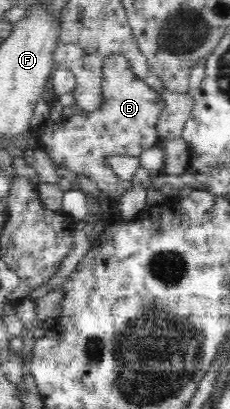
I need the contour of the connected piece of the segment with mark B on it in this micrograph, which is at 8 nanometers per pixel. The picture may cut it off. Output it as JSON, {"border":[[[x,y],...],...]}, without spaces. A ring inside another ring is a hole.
{"border":[[[118,54],[105,57],[101,81],[101,95],[103,95],[103,75],[107,75],[107,101],[103,103],[101,111],[83,111],[78,105],[73,105],[73,115],[63,127],[43,127],[35,130],[39,143],[43,143],[45,152],[56,166],[63,166],[68,170],[83,173],[91,178],[102,194],[109,198],[112,204],[118,201],[127,191],[131,191],[131,183],[117,178],[115,172],[106,164],[106,157],[110,155],[138,156],[144,149],[152,147],[159,141],[158,119],[164,111],[165,99],[152,90],[143,80],[139,80],[131,72],[126,58]],[[43,130],[43,135],[38,131]]]}

